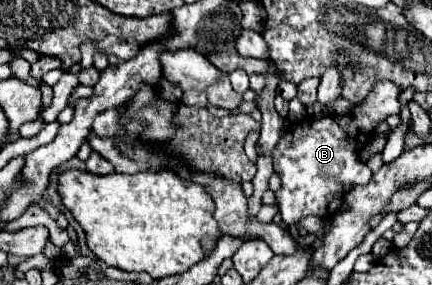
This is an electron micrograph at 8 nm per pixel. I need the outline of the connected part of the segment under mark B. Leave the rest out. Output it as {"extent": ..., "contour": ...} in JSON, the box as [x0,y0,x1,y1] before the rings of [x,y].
{"extent":[273,81,399,219],"contour":[[[377,81],[363,103],[351,109],[351,115],[305,117],[291,123],[283,139],[273,149],[273,171],[281,177],[281,189],[275,193],[283,219],[303,219],[315,215],[331,219],[343,203],[341,185],[369,183],[371,169],[359,163],[359,151],[375,135],[379,123],[399,113],[399,87],[391,81]]]}

